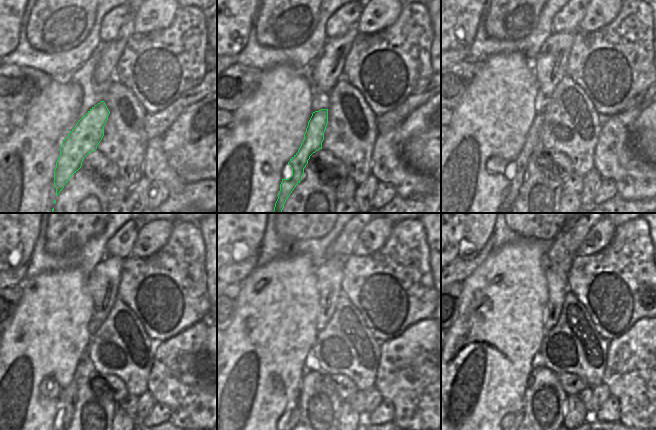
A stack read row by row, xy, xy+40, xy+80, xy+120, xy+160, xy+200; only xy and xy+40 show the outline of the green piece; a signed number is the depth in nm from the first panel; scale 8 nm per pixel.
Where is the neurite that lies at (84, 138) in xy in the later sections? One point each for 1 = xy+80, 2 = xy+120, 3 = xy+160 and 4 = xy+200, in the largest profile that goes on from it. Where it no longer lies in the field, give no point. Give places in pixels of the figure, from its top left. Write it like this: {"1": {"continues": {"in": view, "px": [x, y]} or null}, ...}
{"1": {"continues": {"in": "xy+80", "px": [532, 143]}}, "2": {"continues": {"in": "xy+120", "px": [68, 396]}}, "3": {"continues": {"in": "xy+160", "px": [295, 413]}}, "4": {"continues": {"in": "xy+200", "px": [519, 416]}}}

